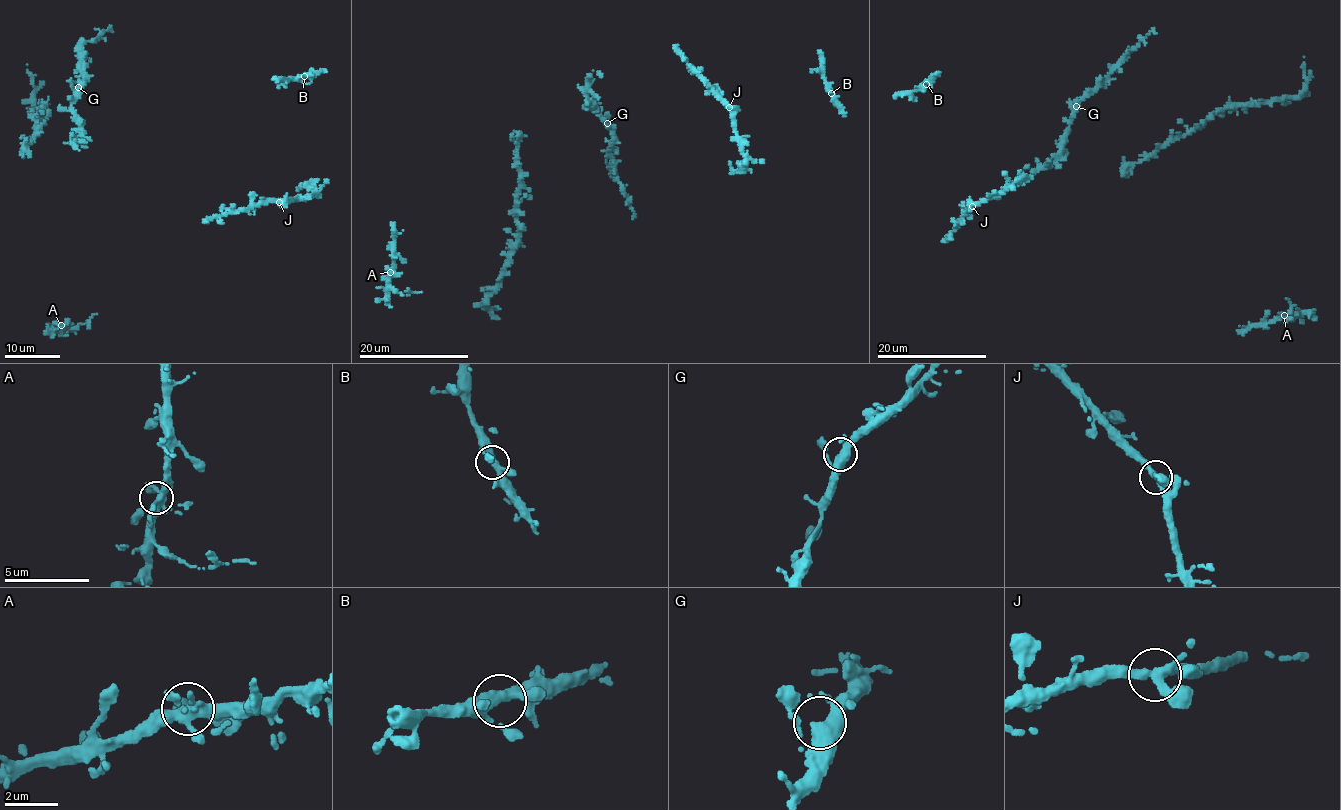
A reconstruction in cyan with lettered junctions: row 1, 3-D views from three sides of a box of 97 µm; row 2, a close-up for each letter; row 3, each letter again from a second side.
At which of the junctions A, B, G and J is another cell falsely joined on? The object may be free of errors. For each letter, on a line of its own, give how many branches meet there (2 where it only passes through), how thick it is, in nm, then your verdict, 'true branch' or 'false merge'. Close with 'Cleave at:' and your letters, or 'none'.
A: 4 | 320 nm | true branch
B: 4 | 320 nm | true branch
G: 4 | 360 nm | true branch
J: 4 | 320 nm | true branch
Cleave at: none

